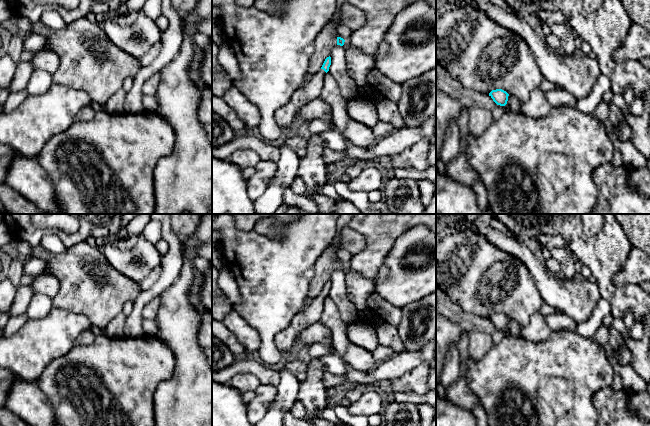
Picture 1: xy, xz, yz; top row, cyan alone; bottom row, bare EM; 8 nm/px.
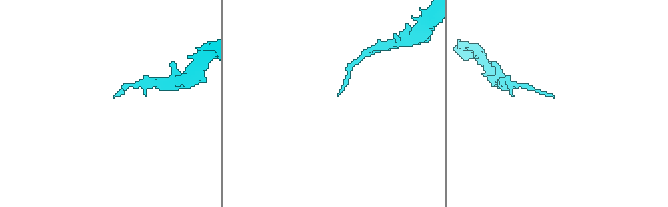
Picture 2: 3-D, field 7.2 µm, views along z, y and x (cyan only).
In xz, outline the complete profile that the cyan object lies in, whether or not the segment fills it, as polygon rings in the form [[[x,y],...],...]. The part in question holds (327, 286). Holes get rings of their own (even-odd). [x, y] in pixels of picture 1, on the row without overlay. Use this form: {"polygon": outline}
{"polygon": [[[327,281],[319,296],[304,310],[299,311],[292,319],[290,325],[275,336],[275,344],[281,352],[287,352],[297,345],[299,334],[318,322],[323,311],[323,301],[329,295],[331,281]]]}

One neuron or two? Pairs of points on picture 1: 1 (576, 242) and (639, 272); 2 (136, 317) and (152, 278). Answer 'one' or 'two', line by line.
1: two
2: two

